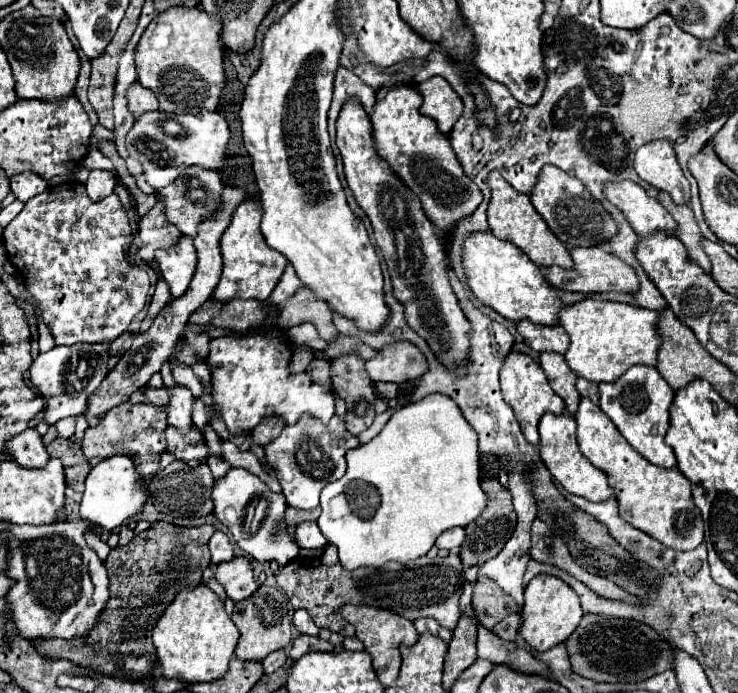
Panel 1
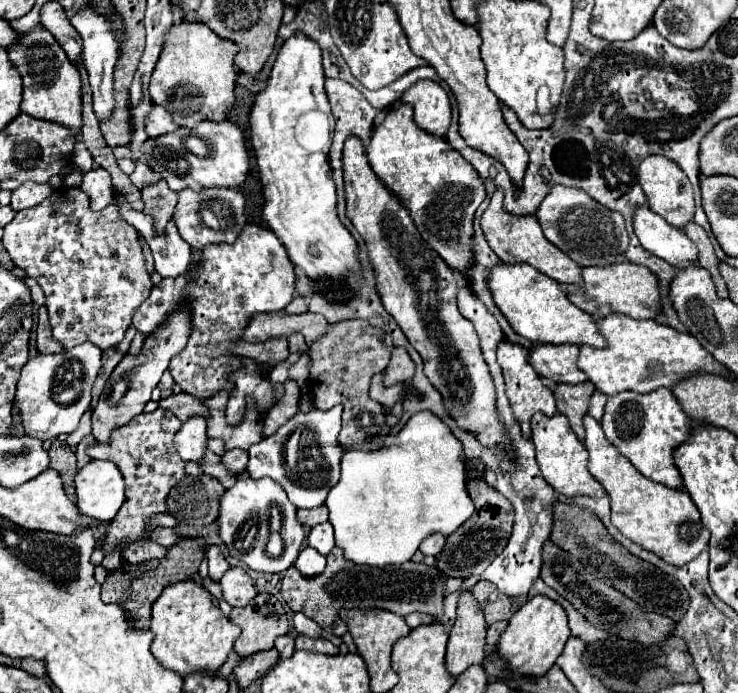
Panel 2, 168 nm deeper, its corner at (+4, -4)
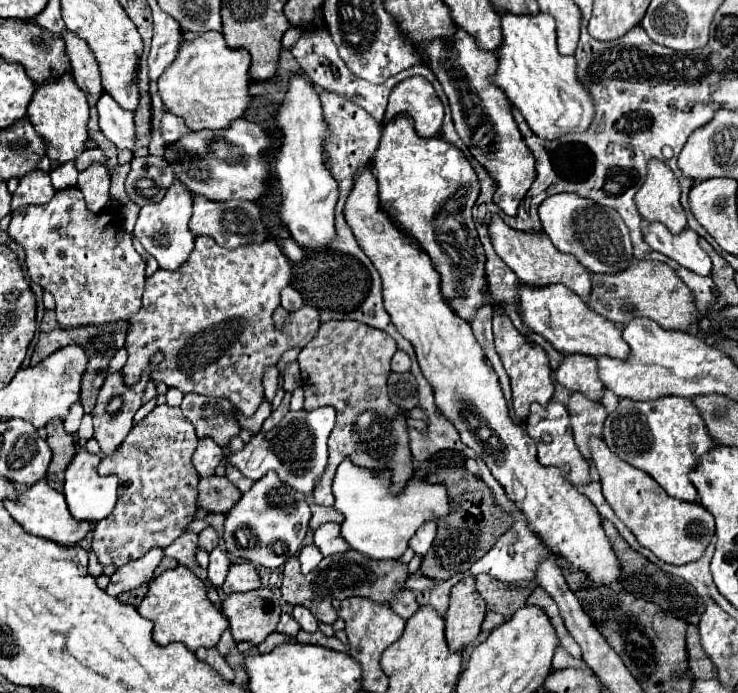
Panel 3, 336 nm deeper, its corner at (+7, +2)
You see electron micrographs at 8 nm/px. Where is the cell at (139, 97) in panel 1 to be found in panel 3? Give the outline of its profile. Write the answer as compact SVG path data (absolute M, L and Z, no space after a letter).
M164 113L164 117L162 117L162 137L164 137L164 141L168 145L180 141L188 131L190 129L186 127L186 123L184 123L182 117L172 115L172 113Z

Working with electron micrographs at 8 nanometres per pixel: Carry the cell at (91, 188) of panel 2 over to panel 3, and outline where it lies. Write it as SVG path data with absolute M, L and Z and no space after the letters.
M94 163L78 177L78 189L84 193L86 205L92 213L100 213L106 207L110 199L108 187L110 187L110 175L104 165Z

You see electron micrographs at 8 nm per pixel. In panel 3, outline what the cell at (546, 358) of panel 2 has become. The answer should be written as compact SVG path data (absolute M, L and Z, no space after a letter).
M564 355L562 365L554 371L554 377L568 391L586 395L592 401L602 401L604 383L598 377L598 365L594 357L586 355Z

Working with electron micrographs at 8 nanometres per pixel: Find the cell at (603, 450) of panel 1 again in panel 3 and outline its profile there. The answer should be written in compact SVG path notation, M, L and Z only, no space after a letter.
M590 439L590 451L600 473L604 499L642 547L650 549L660 561L670 565L686 565L702 557L716 527L714 517L700 503L686 503L670 497L648 473L642 473L630 463L618 459L602 439Z

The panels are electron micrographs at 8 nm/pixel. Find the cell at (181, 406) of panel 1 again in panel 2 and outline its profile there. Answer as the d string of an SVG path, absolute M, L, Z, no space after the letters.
M191 415L187 421L181 423L181 429L173 437L173 445L183 461L197 461L205 453L205 419L201 415Z

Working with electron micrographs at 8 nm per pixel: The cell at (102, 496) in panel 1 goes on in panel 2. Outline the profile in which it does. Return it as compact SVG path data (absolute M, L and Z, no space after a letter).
M89 461L75 475L77 507L101 523L111 523L125 499L125 479L111 461Z

